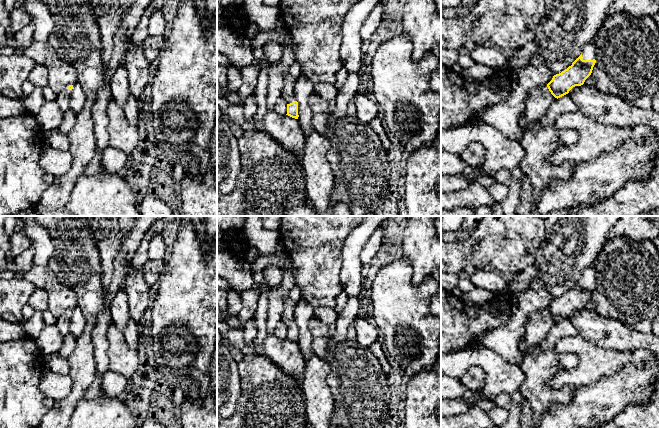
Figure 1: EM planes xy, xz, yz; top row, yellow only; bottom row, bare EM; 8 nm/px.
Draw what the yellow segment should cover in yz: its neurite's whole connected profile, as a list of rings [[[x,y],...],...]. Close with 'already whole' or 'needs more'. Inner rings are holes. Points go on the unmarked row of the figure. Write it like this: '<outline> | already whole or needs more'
[[[595,260],[583,272],[582,278],[569,290],[559,298],[553,300],[552,304],[547,308],[551,318],[555,322],[560,322],[569,317],[575,310],[581,310],[585,304],[591,299],[593,291],[596,287],[596,267]]] | needs more

